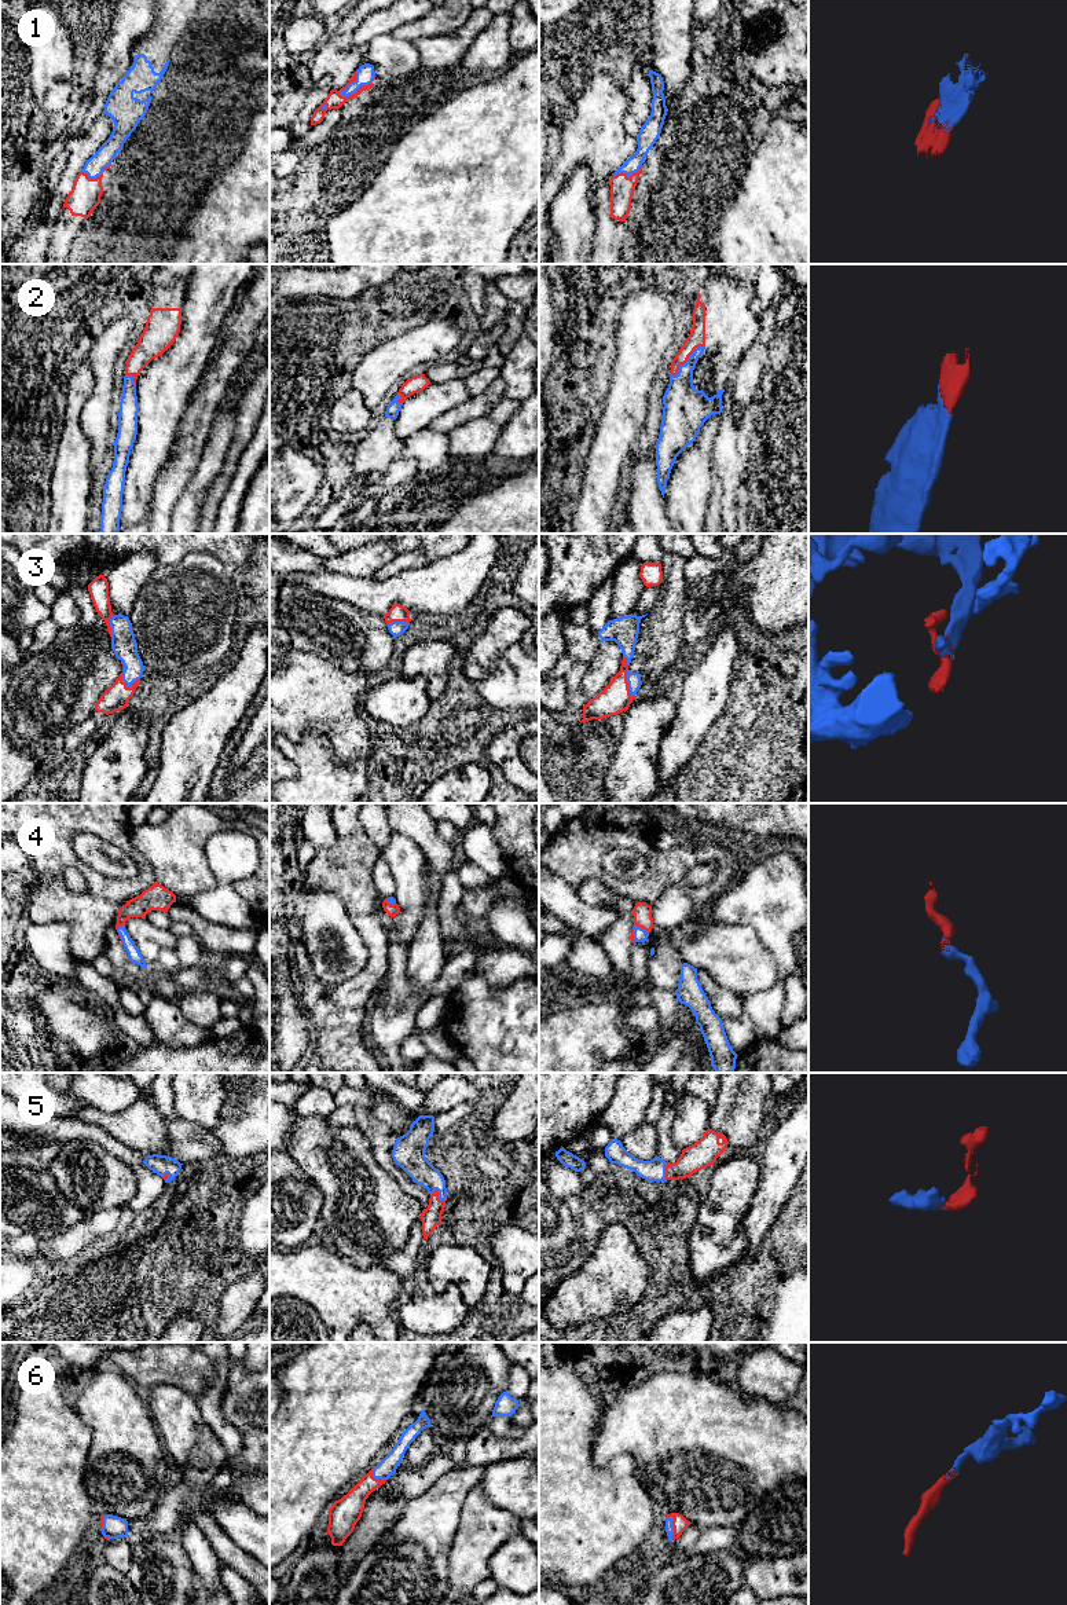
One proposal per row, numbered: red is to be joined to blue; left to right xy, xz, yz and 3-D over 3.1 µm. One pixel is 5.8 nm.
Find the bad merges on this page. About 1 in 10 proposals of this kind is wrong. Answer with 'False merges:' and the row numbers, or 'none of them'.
False merges: none of them

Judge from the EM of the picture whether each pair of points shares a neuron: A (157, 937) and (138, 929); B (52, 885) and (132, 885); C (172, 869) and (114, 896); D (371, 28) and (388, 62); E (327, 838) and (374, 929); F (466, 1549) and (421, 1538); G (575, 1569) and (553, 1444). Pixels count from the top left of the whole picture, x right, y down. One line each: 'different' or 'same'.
A: same
B: same
C: different
D: different
E: different
F: different
G: same

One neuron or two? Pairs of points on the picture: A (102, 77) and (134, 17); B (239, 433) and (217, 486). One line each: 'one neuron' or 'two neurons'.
A: one neuron
B: one neuron

